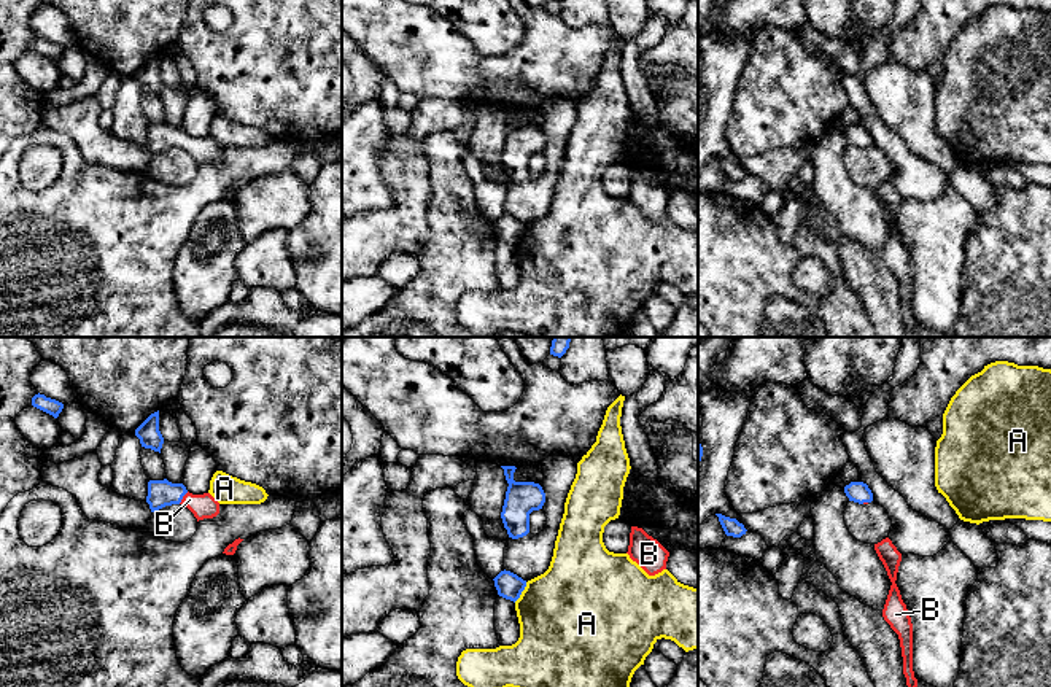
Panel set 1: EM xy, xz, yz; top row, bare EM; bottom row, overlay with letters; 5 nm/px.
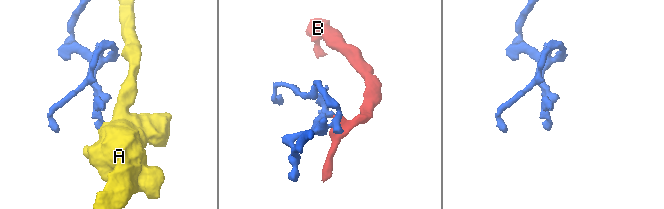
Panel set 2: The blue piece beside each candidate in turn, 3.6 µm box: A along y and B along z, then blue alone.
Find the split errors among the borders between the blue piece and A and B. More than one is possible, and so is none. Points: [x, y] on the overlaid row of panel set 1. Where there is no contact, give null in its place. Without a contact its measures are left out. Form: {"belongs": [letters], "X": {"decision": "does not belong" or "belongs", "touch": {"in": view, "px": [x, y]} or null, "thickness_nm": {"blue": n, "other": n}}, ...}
{"belongs": ["B"], "A": {"decision": "does not belong", "touch": {"in": "xz", "px": [522, 590]}, "thickness_nm": {"blue": 140, "other": 480}}, "B": {"decision": "belongs", "touch": {"in": "xy", "px": [182, 498]}, "thickness_nm": {"blue": 140, "other": 130}}}

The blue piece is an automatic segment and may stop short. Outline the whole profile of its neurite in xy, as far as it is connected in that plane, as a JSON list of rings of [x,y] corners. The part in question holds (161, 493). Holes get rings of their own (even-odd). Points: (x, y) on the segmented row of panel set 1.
[[[167,479],[148,482],[146,503],[151,512],[165,506],[181,504],[194,514],[197,522],[219,514],[219,503],[210,493],[192,495],[183,483],[172,483]]]

